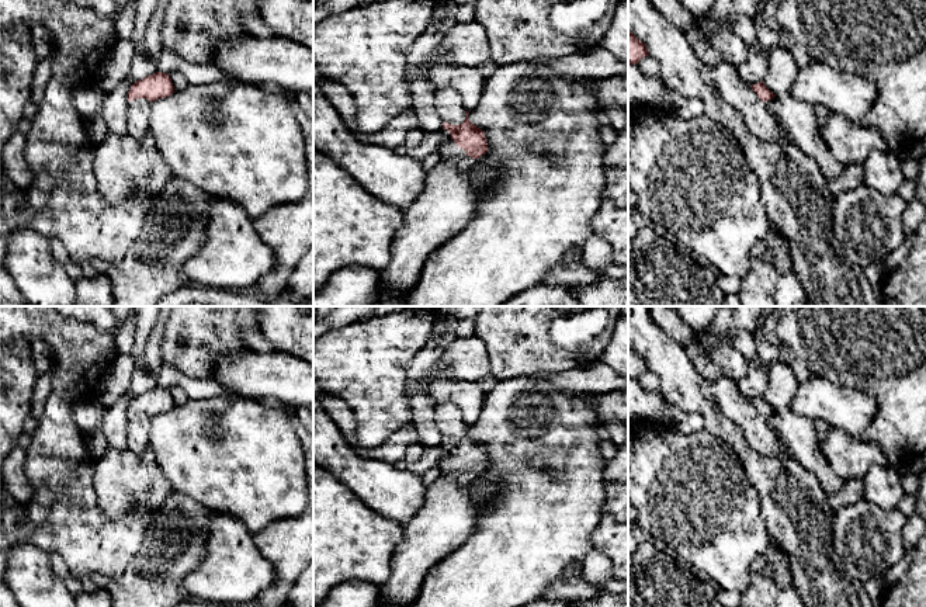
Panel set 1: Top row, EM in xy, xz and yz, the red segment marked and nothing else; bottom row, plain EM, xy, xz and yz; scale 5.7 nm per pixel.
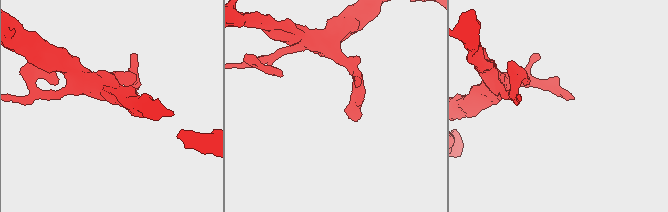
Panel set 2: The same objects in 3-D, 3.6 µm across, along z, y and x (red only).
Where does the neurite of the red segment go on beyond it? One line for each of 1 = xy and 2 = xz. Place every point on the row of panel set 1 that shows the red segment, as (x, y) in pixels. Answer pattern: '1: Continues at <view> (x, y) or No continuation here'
1: No continuation here
2: Continues at xz (448, 151)

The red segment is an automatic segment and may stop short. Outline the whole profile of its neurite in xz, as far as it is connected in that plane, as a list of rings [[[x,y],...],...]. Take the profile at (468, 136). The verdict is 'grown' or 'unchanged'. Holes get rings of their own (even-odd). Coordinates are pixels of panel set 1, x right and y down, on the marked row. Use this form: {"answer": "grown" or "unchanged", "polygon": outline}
{"answer": "grown", "polygon": [[[467,110],[465,119],[461,125],[443,122],[443,141],[438,149],[441,160],[451,162],[459,159],[461,169],[465,169],[474,159],[479,159],[488,152],[488,142],[482,129],[468,119]]]}

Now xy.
{"answer": "unchanged", "polygon": [[[156,72],[142,80],[135,81],[128,91],[128,101],[146,98],[150,103],[169,97],[174,93],[174,86],[167,73]]]}

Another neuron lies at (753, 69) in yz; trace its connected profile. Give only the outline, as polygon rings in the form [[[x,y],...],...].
[[[748,45],[748,59],[738,67],[741,79],[753,86],[763,81],[770,65],[771,49],[763,45]]]

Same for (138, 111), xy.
[[[138,98],[128,101],[126,125],[128,135],[135,139],[142,139],[149,131],[150,101]]]

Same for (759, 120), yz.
[[[721,62],[707,66],[707,70],[722,97],[742,114],[753,133],[760,139],[790,146],[777,117],[767,110],[766,103],[757,97],[752,87],[741,79],[736,67]]]

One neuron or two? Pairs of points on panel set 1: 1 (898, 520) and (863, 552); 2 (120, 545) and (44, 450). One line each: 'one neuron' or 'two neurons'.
1: one neuron
2: one neuron

